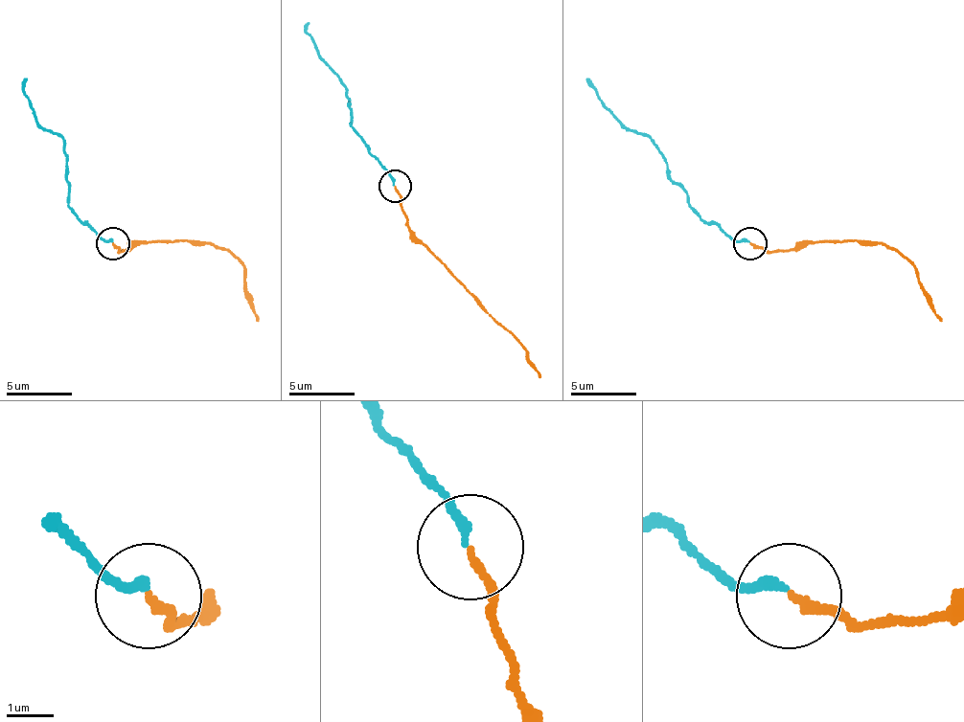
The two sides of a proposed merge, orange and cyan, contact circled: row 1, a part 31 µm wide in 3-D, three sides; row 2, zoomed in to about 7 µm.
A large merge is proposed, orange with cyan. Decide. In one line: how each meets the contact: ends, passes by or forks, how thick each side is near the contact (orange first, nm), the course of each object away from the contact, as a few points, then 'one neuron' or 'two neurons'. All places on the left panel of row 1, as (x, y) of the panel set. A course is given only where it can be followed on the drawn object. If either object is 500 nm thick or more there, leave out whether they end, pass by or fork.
orange ends; cyan ends; calibres 170 and 200 nm; course orange (113, 244), (126, 251), (149, 241), (206, 241), (226, 248), (242, 267), (242, 290), (259, 320); course cyan (110, 241), (103, 241), (67, 205), (64, 142), (37, 122), (24, 92), (28, 79); one neuron

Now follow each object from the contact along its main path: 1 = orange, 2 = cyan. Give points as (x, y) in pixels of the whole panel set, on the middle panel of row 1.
1: (396, 185), (409, 231), (508, 330), (541, 376)
2: (392, 185), (386, 169), (350, 125), (346, 89), (320, 59), (307, 33), (309, 23)

